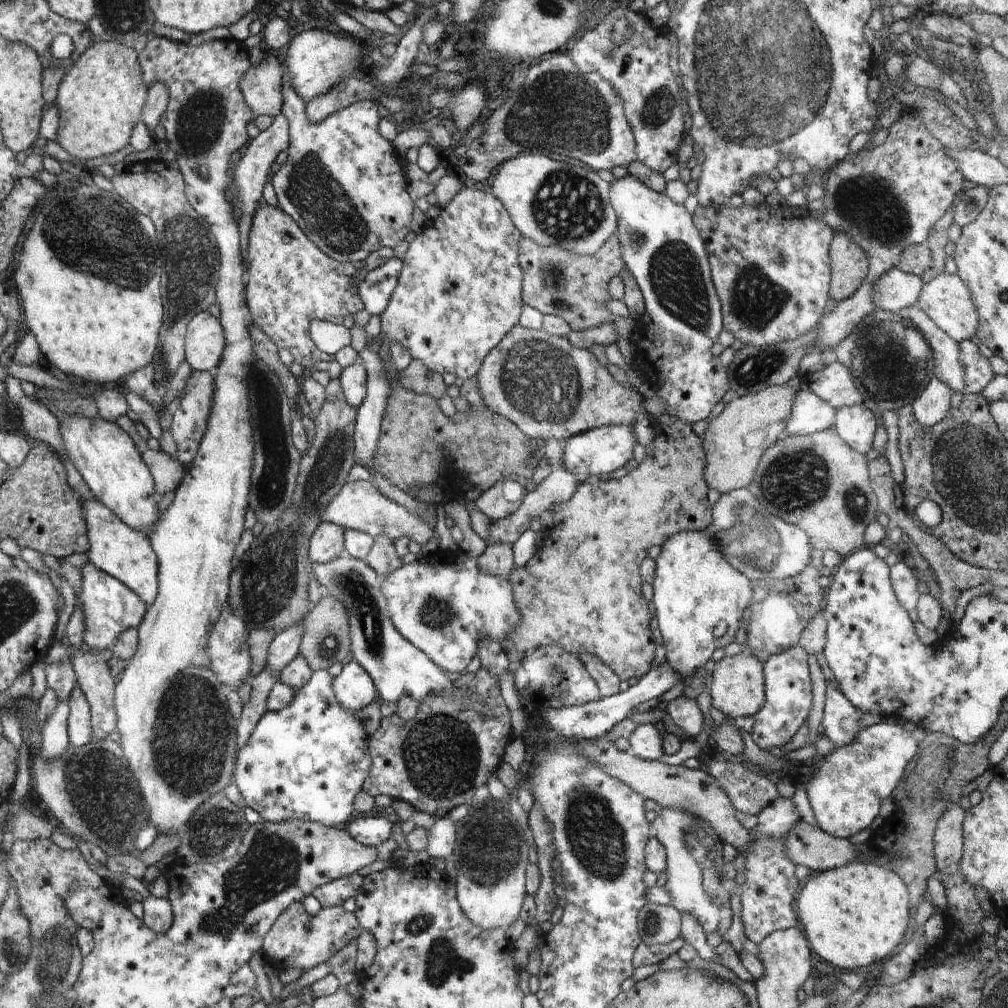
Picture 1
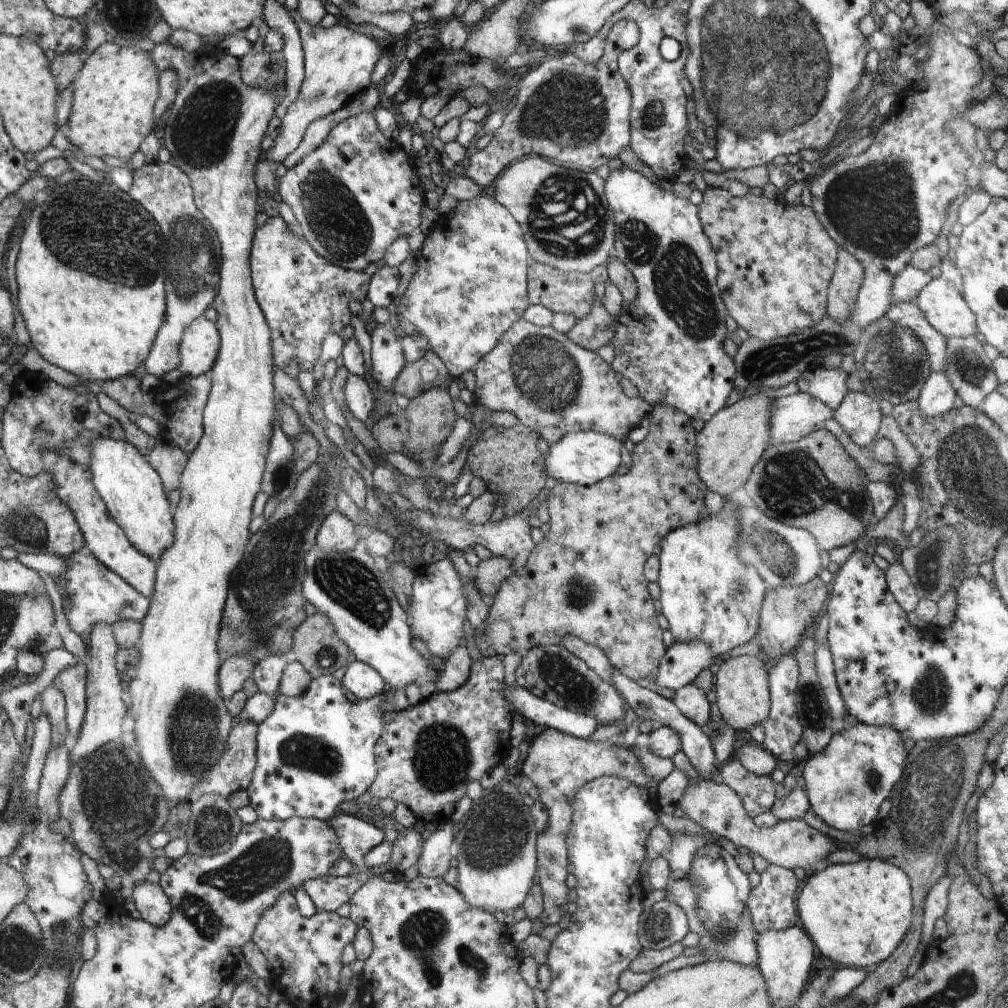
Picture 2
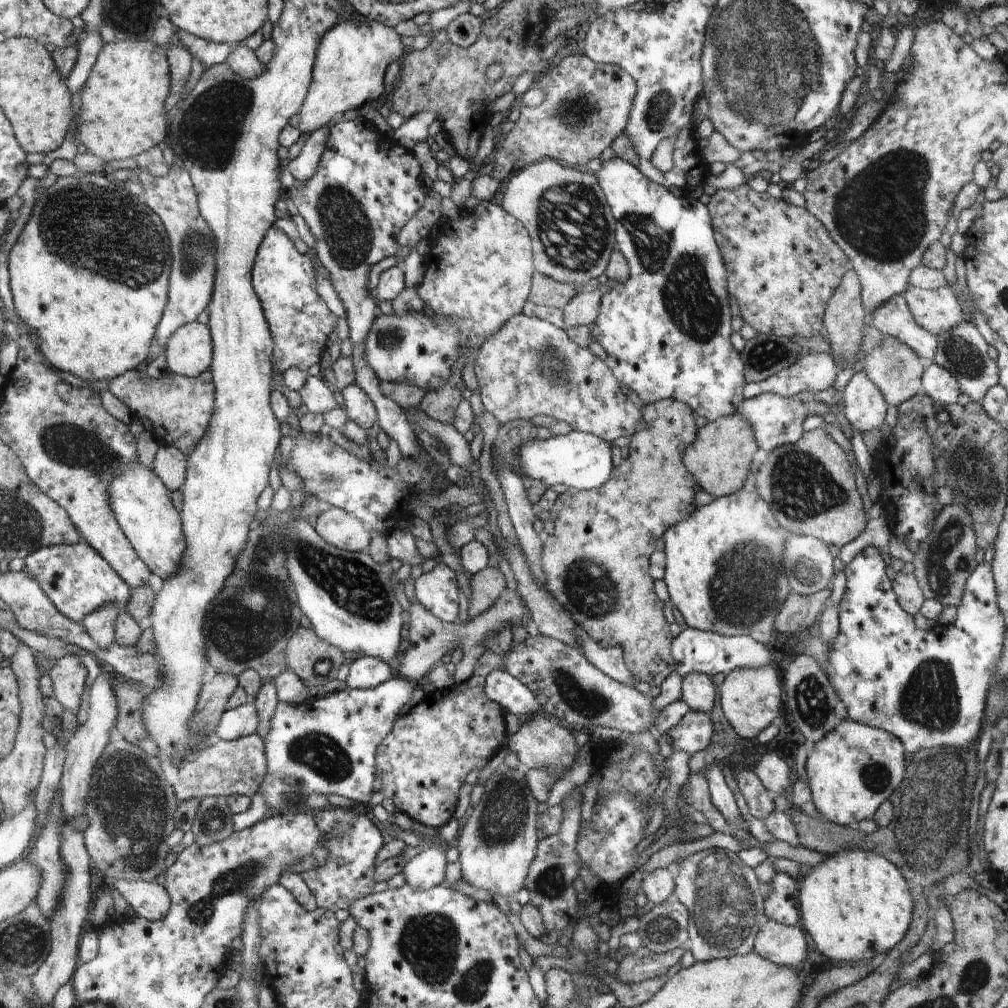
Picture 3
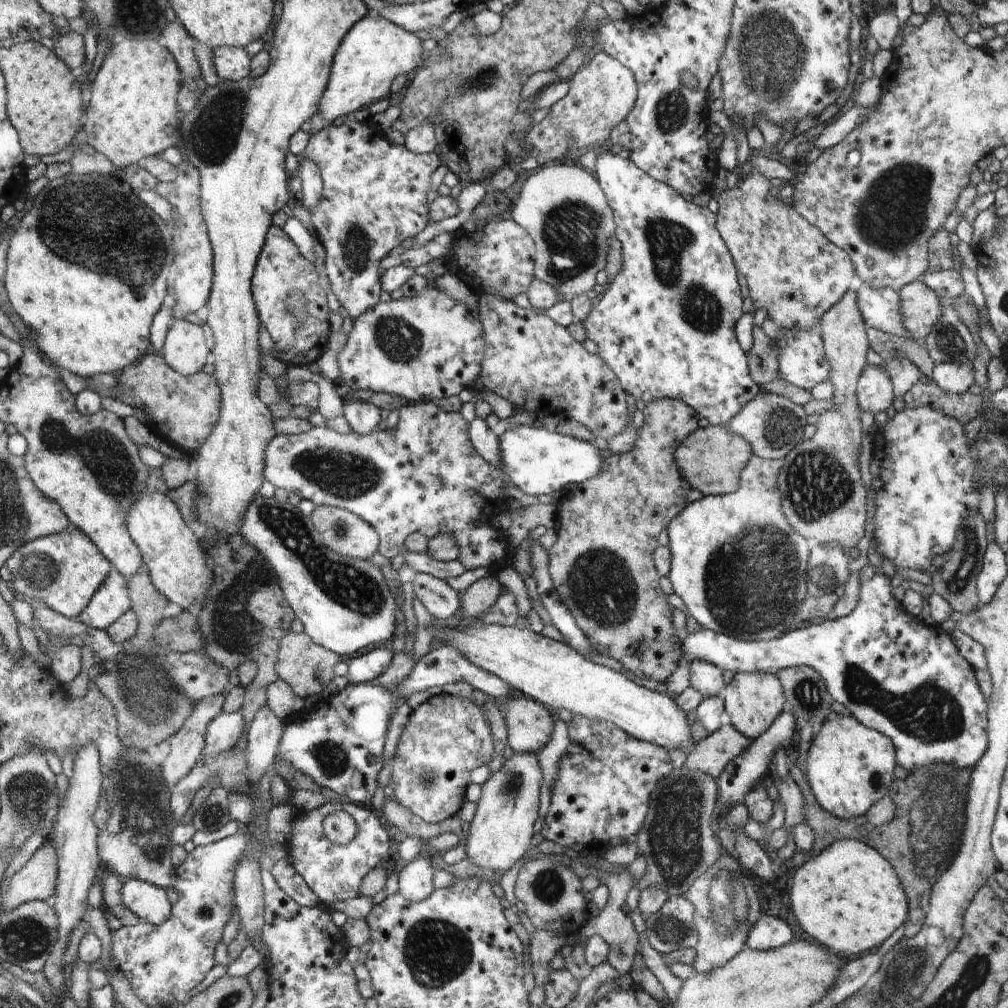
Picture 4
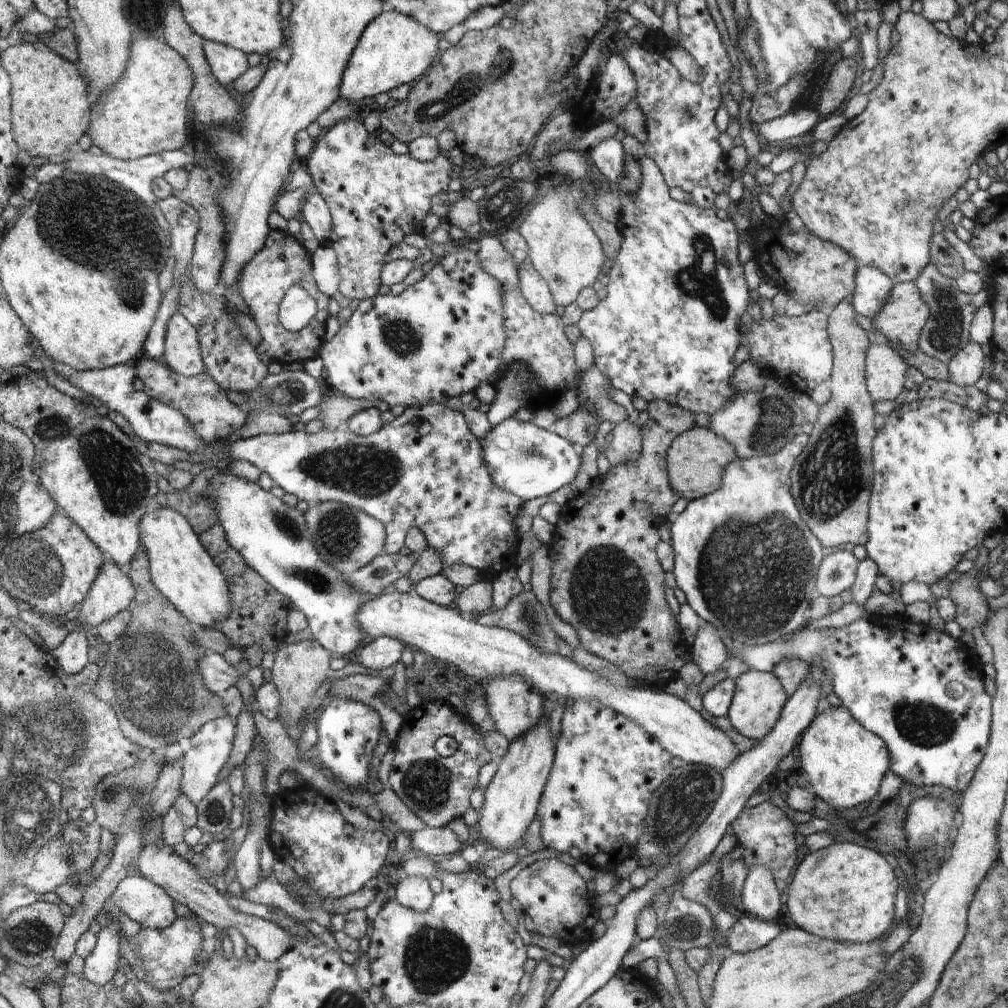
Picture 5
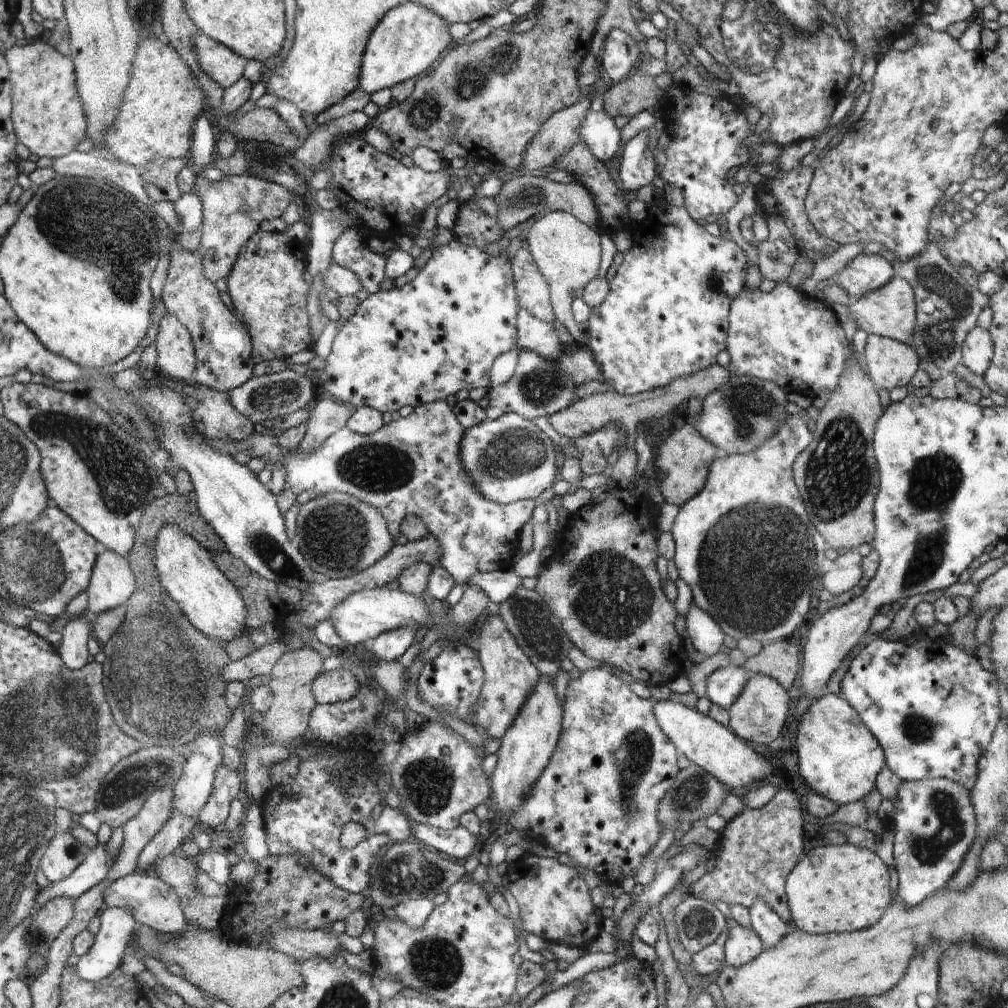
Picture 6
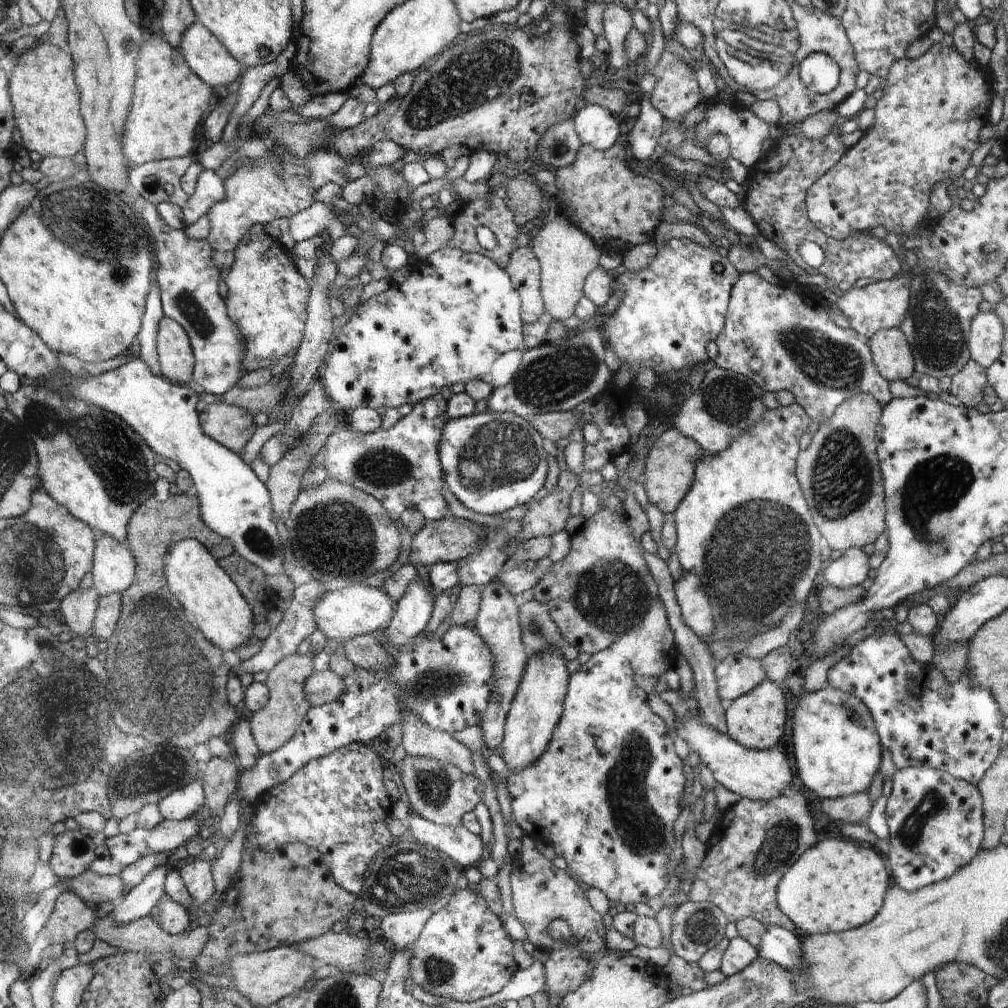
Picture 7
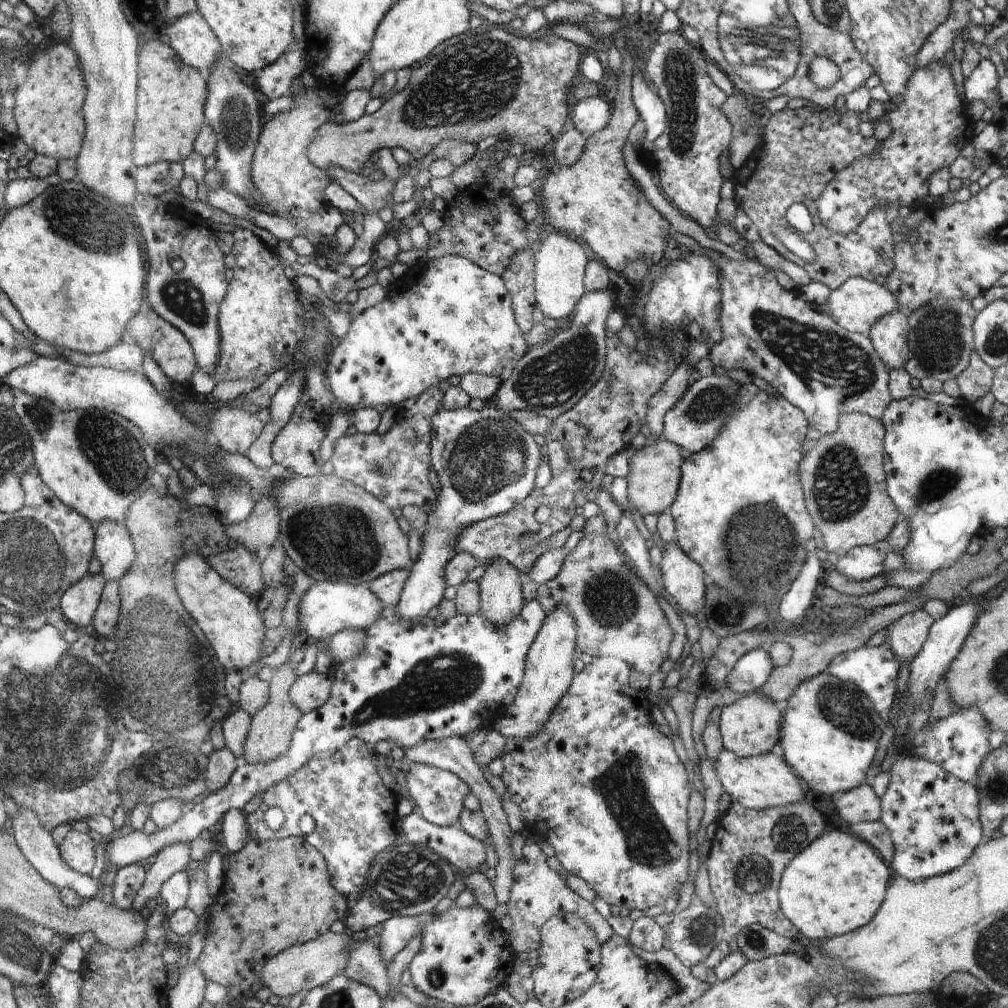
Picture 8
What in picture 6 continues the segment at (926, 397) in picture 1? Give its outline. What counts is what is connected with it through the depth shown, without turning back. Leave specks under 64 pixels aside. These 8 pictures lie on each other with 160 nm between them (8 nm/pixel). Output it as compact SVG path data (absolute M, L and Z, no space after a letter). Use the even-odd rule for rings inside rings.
M976 326L974 330L968 332L961 352L961 364L976 376L983 376L990 367L994 355L994 346L988 330Z

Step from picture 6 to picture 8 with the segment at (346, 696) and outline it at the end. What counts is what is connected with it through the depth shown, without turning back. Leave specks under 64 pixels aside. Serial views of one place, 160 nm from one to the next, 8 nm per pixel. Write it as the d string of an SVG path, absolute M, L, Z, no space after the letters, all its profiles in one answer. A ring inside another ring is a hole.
M316 670L305 675L299 675L291 686L291 701L299 707L302 714L320 708L330 696L333 680L329 674Z

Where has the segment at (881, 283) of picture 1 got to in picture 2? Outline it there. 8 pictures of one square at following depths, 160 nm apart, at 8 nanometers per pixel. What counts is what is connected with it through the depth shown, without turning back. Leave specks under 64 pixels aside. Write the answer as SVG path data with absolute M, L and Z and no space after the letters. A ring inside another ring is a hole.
M906 265L896 276L893 282L893 302L900 301L915 302L920 291L933 278L925 270Z

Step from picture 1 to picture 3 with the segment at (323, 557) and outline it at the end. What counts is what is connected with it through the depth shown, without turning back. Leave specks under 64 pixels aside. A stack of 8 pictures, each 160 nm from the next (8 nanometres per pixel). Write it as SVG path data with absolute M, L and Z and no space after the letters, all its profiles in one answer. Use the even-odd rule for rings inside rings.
M338 507L322 508L314 528L326 542L345 551L364 552L370 544L371 536L366 525Z

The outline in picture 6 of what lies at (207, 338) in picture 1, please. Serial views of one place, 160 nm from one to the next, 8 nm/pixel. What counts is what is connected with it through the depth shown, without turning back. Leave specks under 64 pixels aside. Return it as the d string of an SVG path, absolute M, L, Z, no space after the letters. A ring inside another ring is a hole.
M167 313L160 320L156 336L158 363L163 377L188 382L188 388L197 384L194 380L194 346L191 331L174 314Z

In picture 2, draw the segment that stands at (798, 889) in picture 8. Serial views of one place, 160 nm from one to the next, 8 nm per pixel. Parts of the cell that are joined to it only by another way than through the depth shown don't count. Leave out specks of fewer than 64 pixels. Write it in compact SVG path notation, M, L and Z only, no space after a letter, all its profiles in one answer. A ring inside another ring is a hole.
M863 858L855 863L839 863L830 867L823 865L809 873L802 887L796 901L799 922L816 948L836 964L864 969L881 963L896 950L910 928L913 911L911 882L908 875L892 863Z

